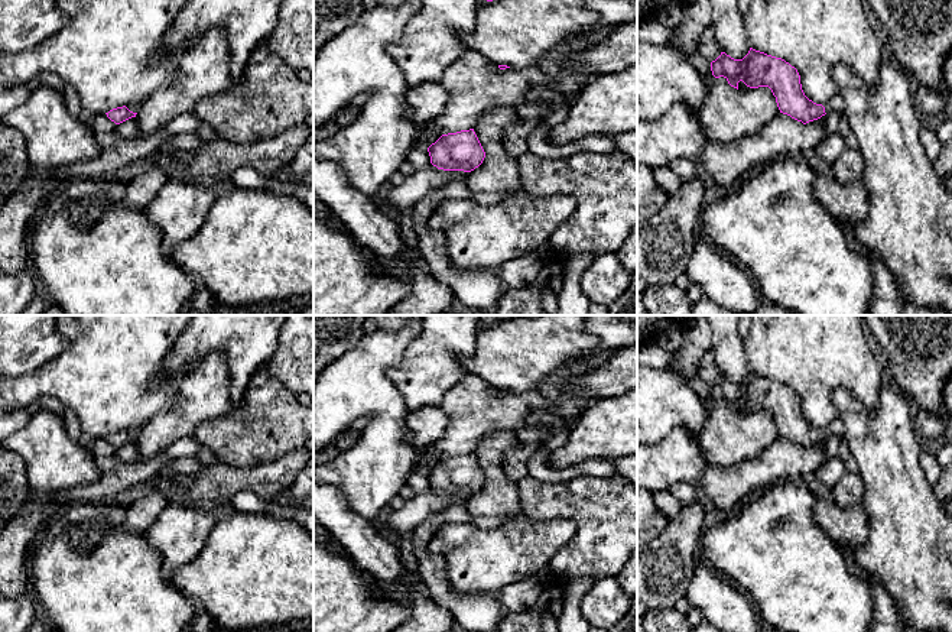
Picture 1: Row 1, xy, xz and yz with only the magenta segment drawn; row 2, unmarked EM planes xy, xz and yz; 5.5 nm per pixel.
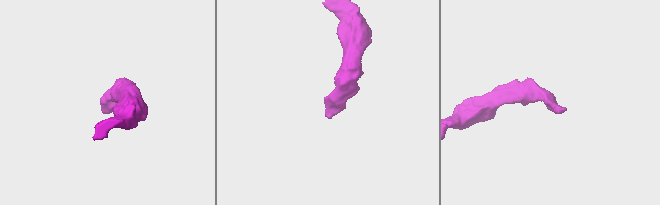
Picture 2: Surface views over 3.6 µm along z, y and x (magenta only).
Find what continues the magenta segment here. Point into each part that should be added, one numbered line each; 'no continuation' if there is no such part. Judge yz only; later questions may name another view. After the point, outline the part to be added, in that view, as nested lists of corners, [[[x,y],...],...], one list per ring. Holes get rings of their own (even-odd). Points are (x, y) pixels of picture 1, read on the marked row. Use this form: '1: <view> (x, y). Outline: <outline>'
1: yz (835, 104). Outline: [[[836,91],[823,107],[825,107],[825,113],[826,114],[831,114],[831,113],[841,113],[841,114],[844,114],[844,111],[845,111],[845,101],[844,101],[841,93]]]

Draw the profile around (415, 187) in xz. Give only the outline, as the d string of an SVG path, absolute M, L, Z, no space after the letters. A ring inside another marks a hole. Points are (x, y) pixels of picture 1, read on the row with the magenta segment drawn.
M429 163L406 176L400 185L393 187L384 204L397 213L396 221L399 223L403 211L412 210L429 191L446 187L452 181L465 181L469 174L438 169Z

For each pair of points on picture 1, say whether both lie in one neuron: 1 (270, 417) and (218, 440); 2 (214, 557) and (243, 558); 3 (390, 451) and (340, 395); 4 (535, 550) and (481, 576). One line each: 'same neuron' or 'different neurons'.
1: same neuron
2: same neuron
3: same neuron
4: same neuron

